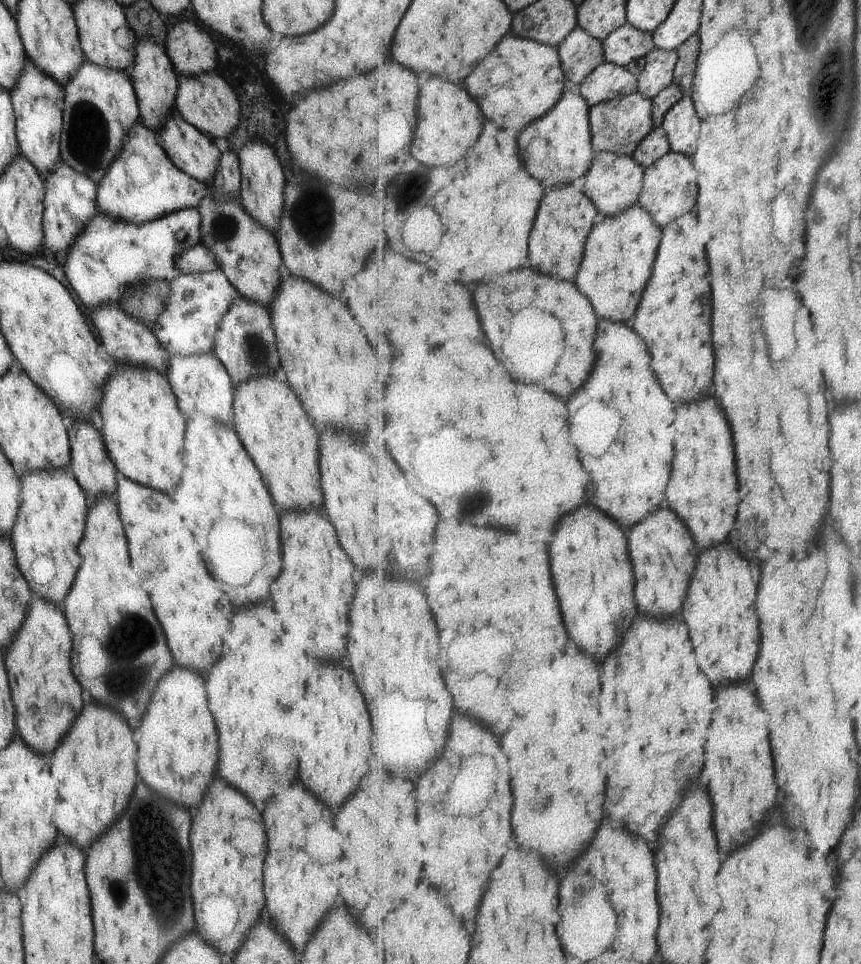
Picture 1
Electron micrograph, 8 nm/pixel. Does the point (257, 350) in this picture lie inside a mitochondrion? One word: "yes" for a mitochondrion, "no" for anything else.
yes

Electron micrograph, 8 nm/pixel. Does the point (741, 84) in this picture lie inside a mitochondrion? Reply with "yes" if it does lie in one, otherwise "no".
no

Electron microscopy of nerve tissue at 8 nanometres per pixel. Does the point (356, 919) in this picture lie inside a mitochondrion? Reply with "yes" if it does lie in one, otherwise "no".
no

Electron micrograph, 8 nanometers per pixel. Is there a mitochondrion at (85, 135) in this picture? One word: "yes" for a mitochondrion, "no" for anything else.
yes

